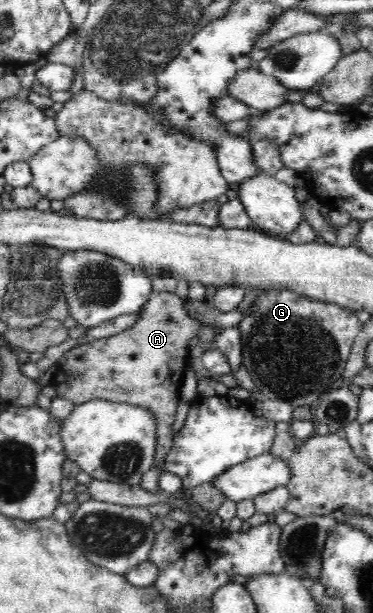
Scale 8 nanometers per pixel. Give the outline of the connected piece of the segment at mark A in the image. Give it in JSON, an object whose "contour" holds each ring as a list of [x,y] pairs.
{"contour":[[[154,290],[142,306],[140,320],[128,330],[123,330],[120,334],[115,334],[108,338],[93,340],[87,344],[82,344],[73,348],[66,354],[66,364],[59,368],[52,381],[56,389],[56,397],[64,398],[75,406],[90,402],[90,398],[110,398],[110,402],[126,403],[134,402],[134,406],[150,406],[154,410],[157,422],[158,454],[155,454],[155,466],[164,472],[164,462],[166,454],[173,446],[173,426],[176,420],[177,391],[182,388],[184,376],[188,370],[190,361],[188,342],[193,336],[197,336],[201,323],[185,311],[183,301],[176,293]]]}

